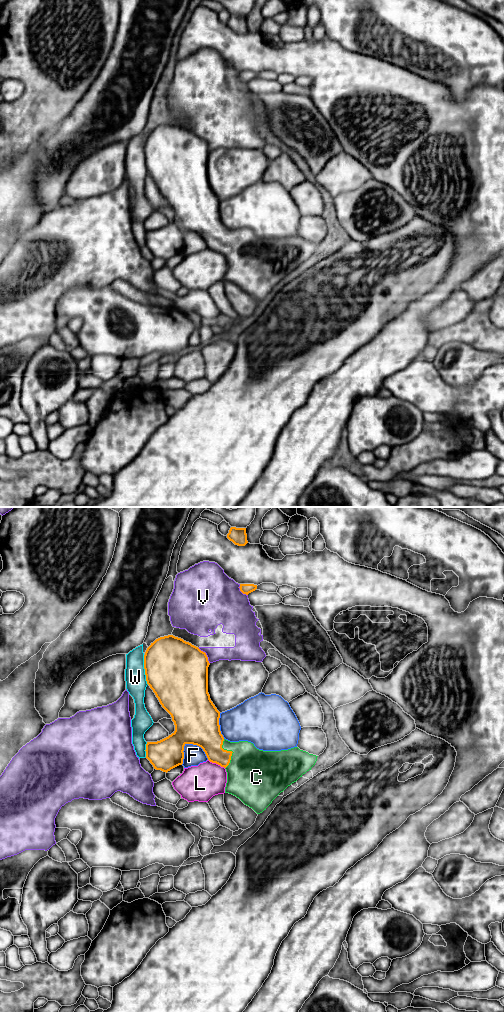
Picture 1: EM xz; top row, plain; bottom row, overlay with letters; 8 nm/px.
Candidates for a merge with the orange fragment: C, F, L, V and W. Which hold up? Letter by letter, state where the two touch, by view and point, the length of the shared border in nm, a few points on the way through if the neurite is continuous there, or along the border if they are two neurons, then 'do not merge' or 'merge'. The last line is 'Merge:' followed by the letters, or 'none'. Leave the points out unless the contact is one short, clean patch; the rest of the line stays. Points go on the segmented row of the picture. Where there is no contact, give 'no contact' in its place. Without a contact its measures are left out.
C: contact xz (231, 751); length 240 nm; merge
F: contact xz (198, 745); length 240 nm; do not merge
L: contact xz (216, 763); length 150 nm; do not merge
V: contact xz (206, 655); length 160 nm; do not merge
W: contact xz (145, 670); length 240 nm; do not merge
Merge: C

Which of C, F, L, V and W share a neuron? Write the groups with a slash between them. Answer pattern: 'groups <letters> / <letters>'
groups C / F / L / V / W

